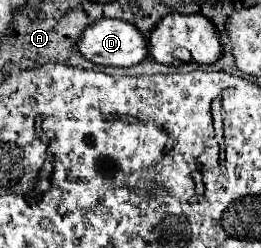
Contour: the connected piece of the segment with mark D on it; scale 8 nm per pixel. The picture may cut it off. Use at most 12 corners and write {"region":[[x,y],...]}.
{"region":[[99,19],[75,47],[87,61],[131,67],[149,57],[147,37]]}

